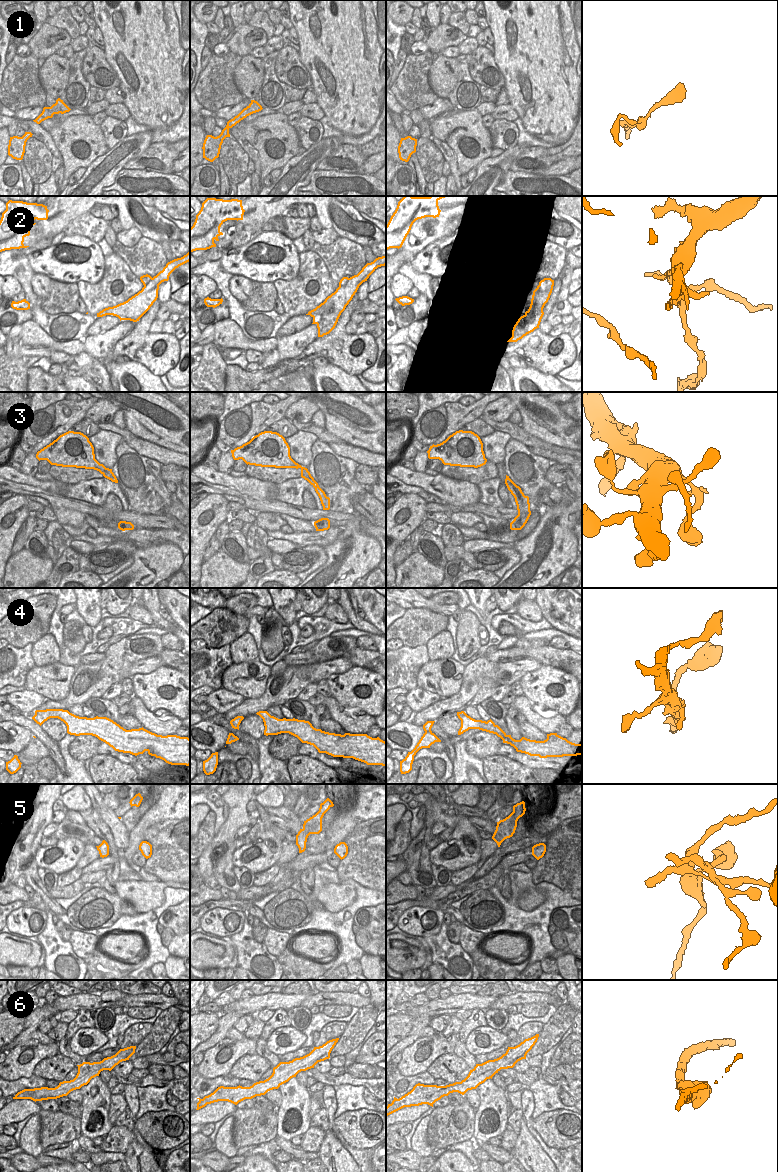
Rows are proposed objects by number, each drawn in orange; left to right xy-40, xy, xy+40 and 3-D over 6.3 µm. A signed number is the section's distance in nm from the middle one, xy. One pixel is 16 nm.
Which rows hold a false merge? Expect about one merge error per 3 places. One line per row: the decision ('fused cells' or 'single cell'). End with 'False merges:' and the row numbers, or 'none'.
1: single cell
2: fused cells
3: single cell
4: single cell
5: fused cells
6: single cell
False merges: 2, 5

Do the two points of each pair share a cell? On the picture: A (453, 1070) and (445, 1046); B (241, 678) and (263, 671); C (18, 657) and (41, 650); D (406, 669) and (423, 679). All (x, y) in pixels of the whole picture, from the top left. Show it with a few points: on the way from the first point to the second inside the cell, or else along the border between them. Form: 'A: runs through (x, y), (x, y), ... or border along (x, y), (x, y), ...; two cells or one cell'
A: border along (453, 1052), (441, 1054), (428, 1067); two cells
B: runs through (246, 679), (255, 678), (258, 675); one cell
C: border along (32, 644), (31, 657), (35, 665); two cells
D: border along (429, 660), (420, 668), (416, 686); two cells

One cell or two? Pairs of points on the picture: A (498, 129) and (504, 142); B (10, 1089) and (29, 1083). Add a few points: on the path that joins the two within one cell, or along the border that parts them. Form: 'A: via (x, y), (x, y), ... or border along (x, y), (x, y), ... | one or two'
A: via (501, 132), (503, 139) | one
B: via (15, 1086), (24, 1083) | one

